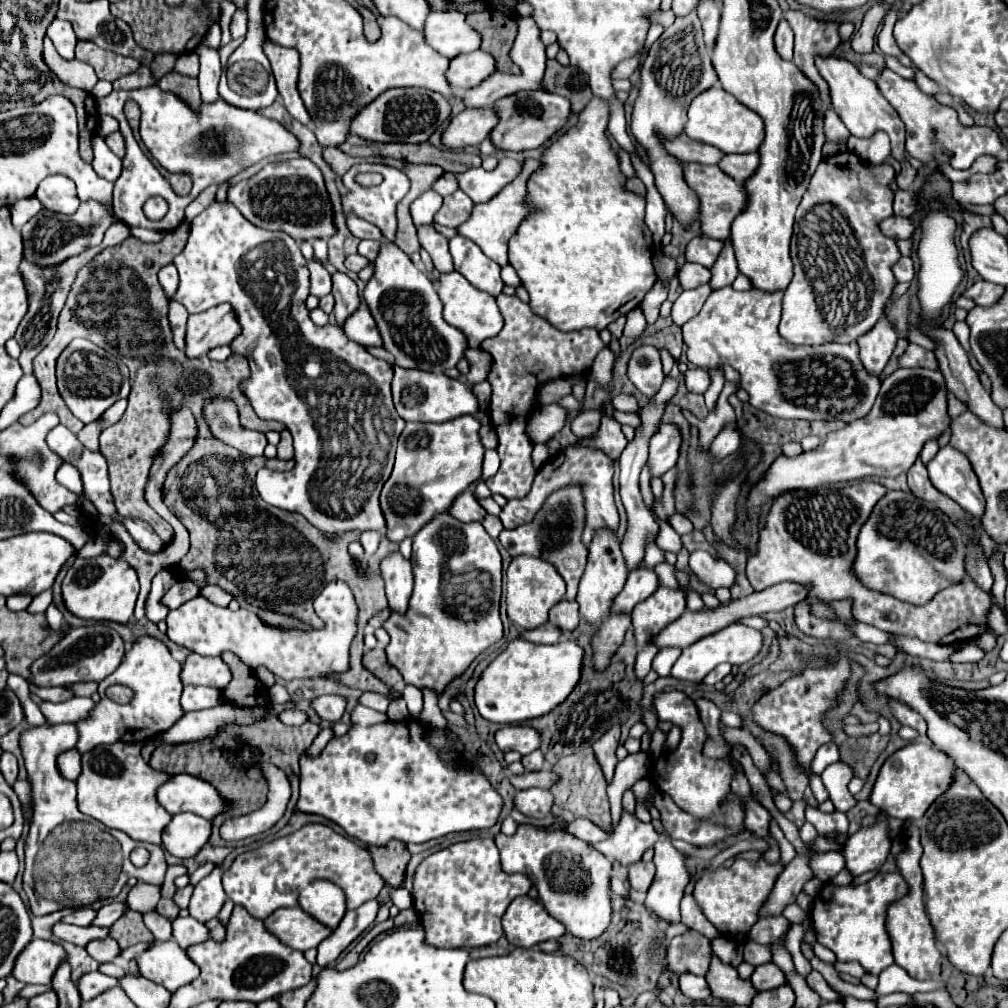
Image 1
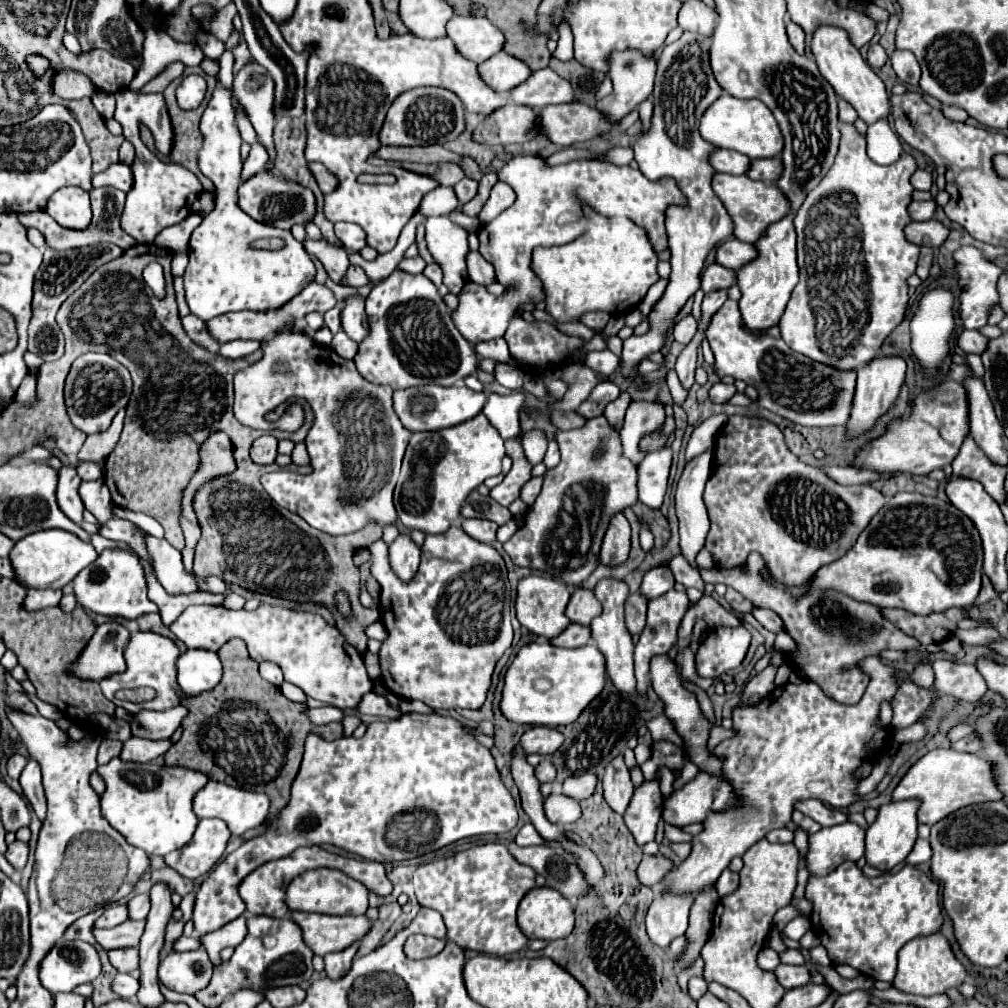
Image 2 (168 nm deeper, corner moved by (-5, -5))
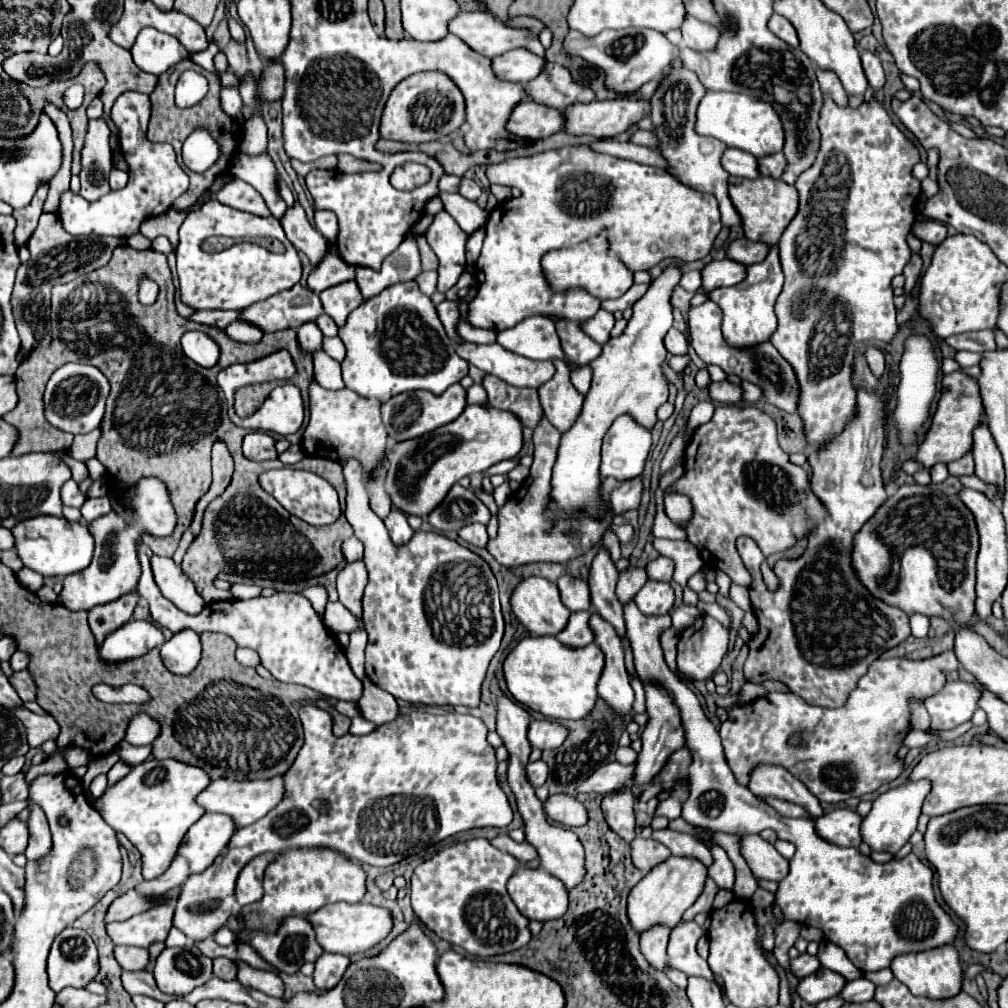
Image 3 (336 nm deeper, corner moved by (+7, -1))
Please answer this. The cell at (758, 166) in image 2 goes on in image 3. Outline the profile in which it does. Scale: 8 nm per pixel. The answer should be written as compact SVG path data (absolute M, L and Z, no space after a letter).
M774 153L774 155L762 157L762 159L758 161L758 169L760 169L760 173L766 175L766 177L782 177L786 165L788 165L788 161L786 161L784 153Z

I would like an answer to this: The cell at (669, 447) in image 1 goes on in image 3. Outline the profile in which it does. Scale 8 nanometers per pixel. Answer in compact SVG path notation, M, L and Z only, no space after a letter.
M632 479L630 483L618 485L614 491L610 491L610 513L616 517L620 513L626 513L630 509L638 509L640 505L640 493L642 493L642 481Z

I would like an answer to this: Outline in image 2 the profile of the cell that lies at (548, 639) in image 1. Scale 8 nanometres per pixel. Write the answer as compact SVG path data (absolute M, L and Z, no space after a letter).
M568 625L560 635L556 635L554 639L550 639L552 645L556 647L568 647L568 649L574 649L574 647L582 647L586 645L590 639L590 627L582 627L582 625Z

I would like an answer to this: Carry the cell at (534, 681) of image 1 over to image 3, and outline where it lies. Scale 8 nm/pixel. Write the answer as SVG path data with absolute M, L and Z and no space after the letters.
M524 637L504 661L504 677L510 695L532 711L554 719L582 719L598 699L598 679L604 669L604 653L596 643L580 649L562 645L556 637Z

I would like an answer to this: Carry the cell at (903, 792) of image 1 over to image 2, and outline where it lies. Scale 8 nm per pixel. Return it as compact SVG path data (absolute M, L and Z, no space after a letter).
M934 749L920 757L892 791L892 801L904 799L918 799L918 821L934 825L938 823L938 819L944 819L952 811L970 803L1002 799L1002 793L994 787L990 767L986 761L982 761L982 757L972 753L958 753L954 749Z

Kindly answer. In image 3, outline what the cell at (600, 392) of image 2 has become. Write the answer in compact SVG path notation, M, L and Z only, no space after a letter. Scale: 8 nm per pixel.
M554 361L554 365L556 365L554 379L544 383L538 389L538 395L540 395L540 403L548 421L560 433L564 433L570 429L570 423L574 423L574 419L578 417L584 395L580 395L574 389L570 379L564 379L564 363Z

